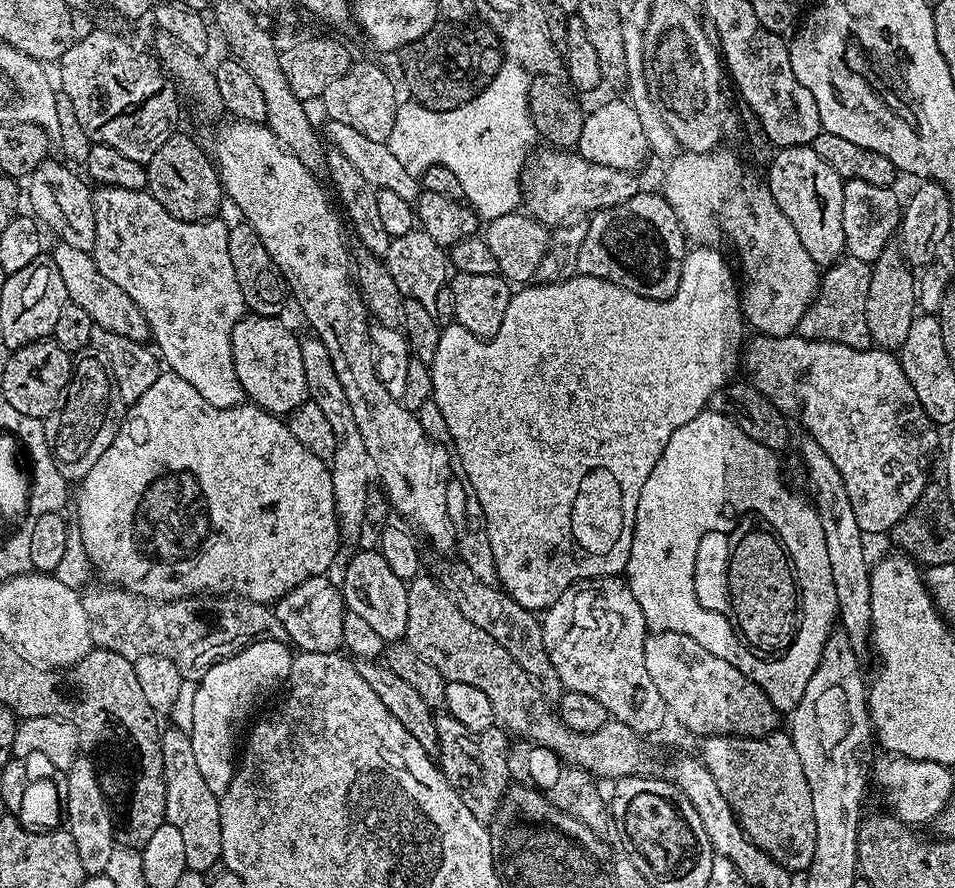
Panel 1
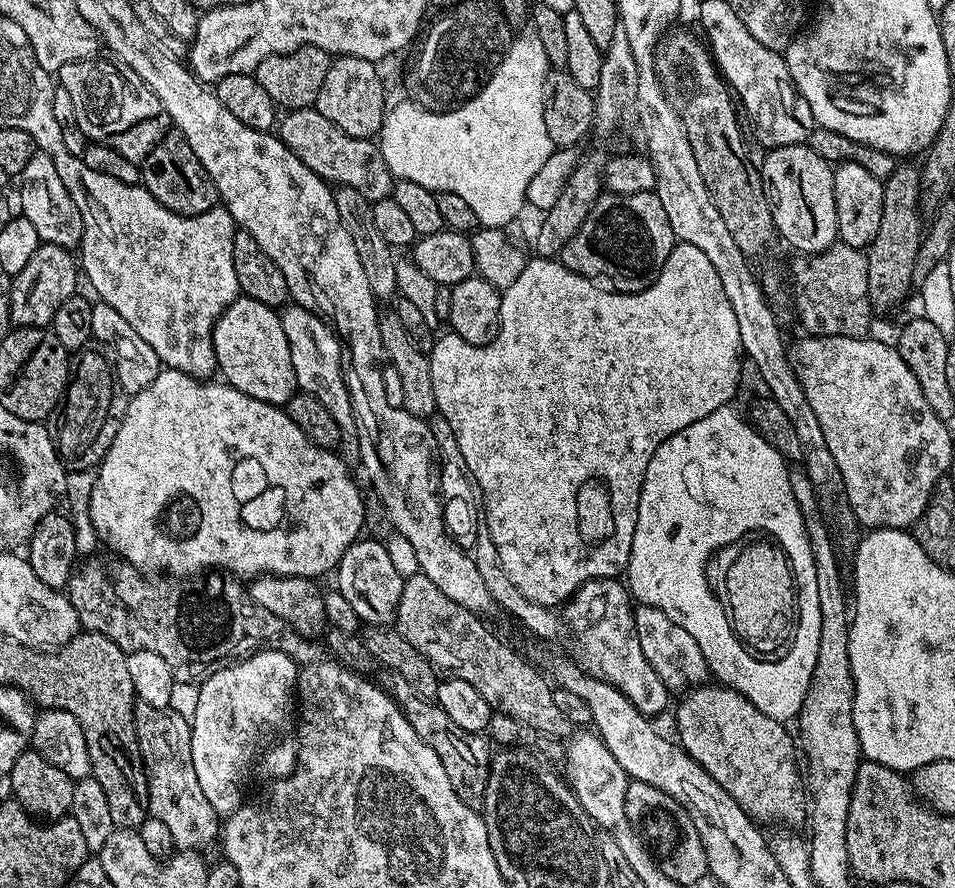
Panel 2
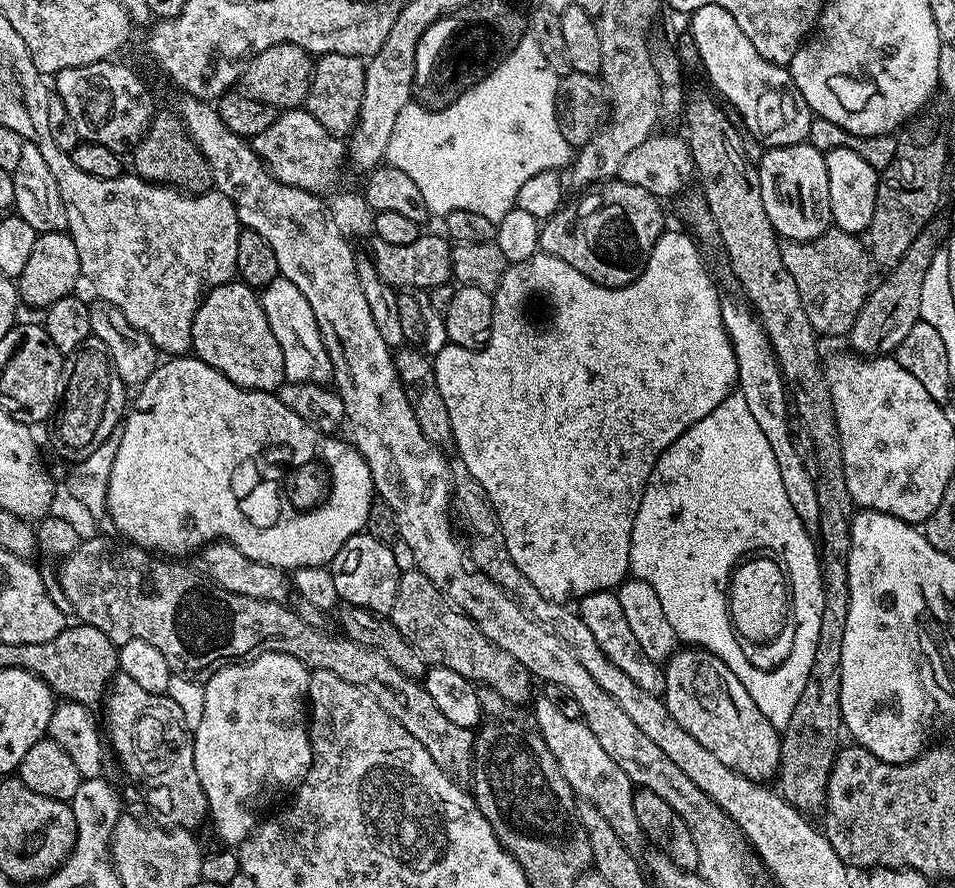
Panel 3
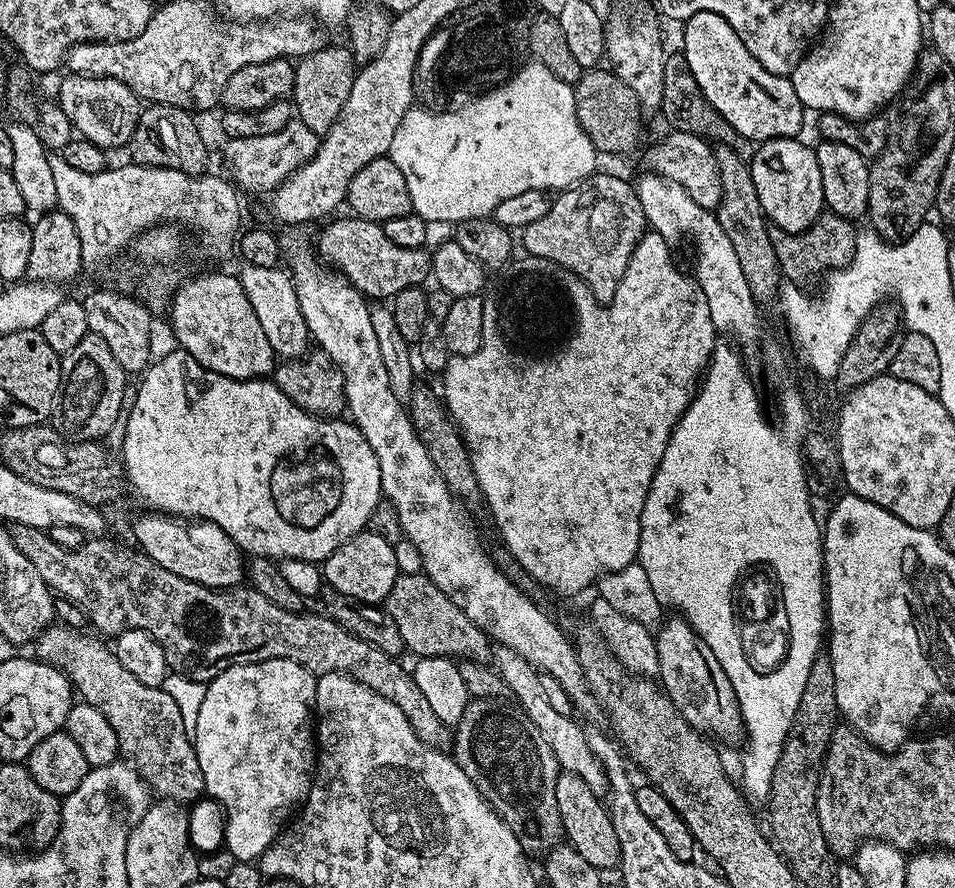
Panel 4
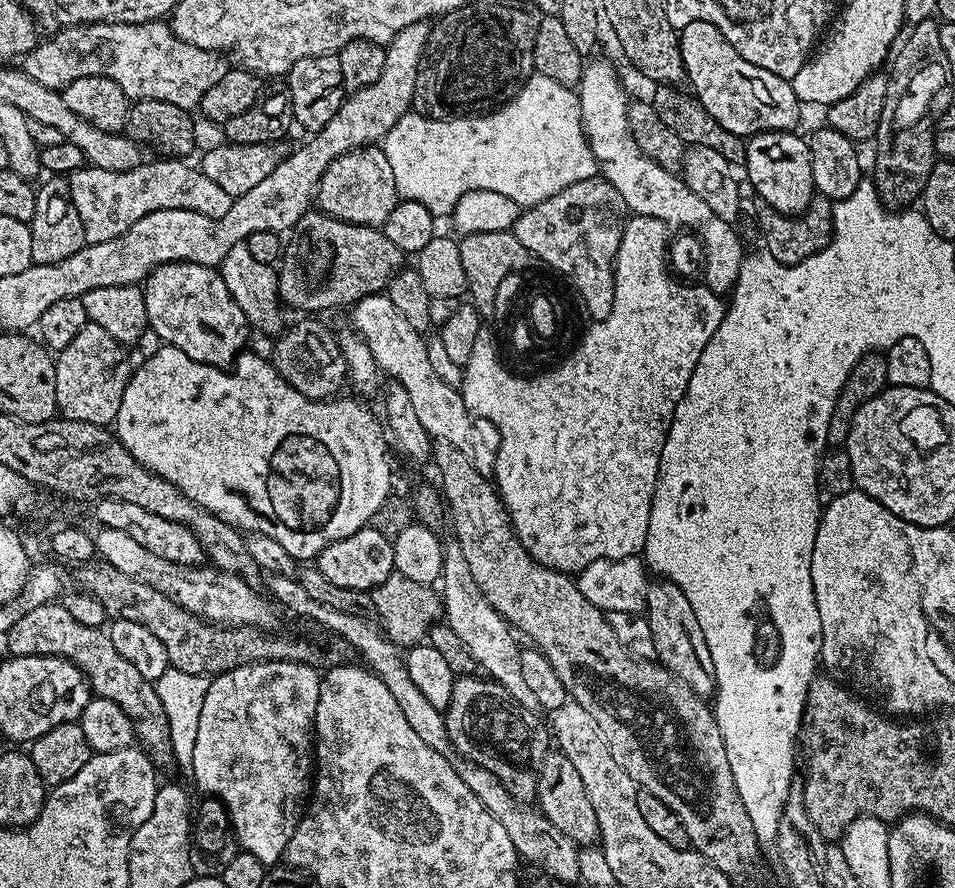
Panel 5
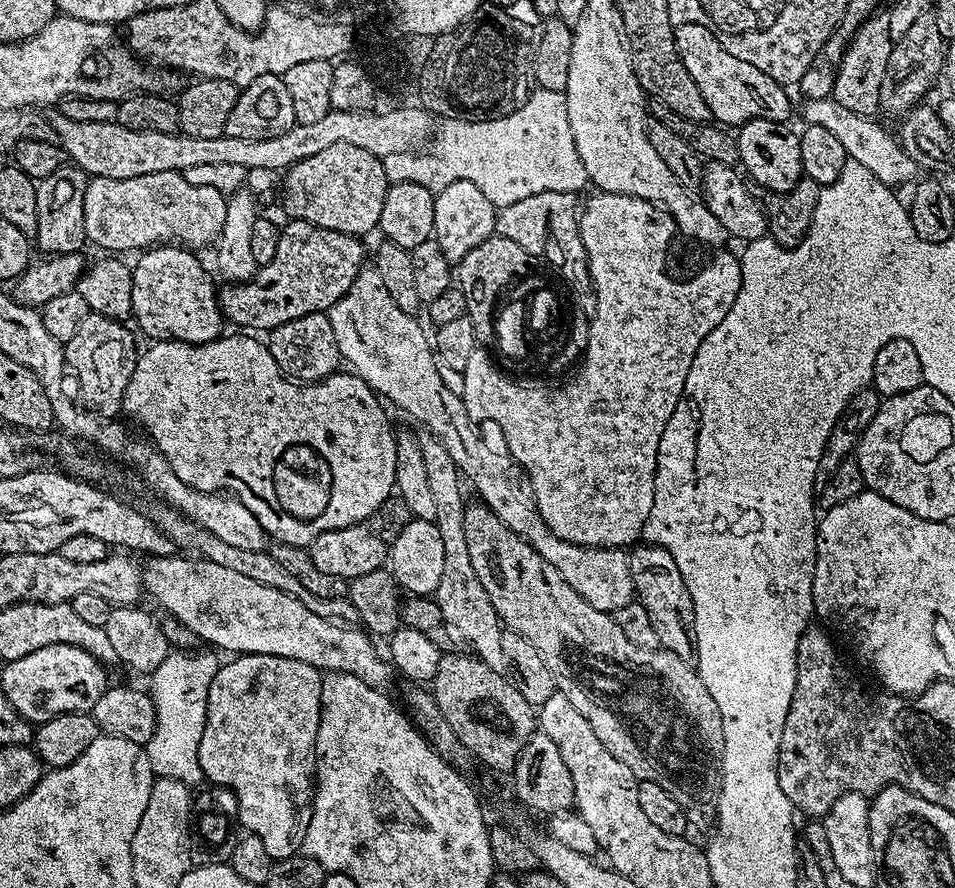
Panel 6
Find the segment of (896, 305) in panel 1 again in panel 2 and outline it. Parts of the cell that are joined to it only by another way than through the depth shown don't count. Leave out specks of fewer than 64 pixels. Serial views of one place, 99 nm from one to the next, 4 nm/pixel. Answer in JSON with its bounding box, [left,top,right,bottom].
[866,165,924,312]

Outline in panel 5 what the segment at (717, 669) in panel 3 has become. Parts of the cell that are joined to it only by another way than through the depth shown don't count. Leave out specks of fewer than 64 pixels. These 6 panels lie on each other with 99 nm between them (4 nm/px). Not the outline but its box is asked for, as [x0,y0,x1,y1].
[646,578,716,697]

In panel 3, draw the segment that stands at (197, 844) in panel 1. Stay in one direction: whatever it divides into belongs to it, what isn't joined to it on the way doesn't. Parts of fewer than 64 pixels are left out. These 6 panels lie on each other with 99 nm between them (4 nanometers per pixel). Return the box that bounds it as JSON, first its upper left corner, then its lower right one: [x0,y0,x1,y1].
[102,674,209,830]

